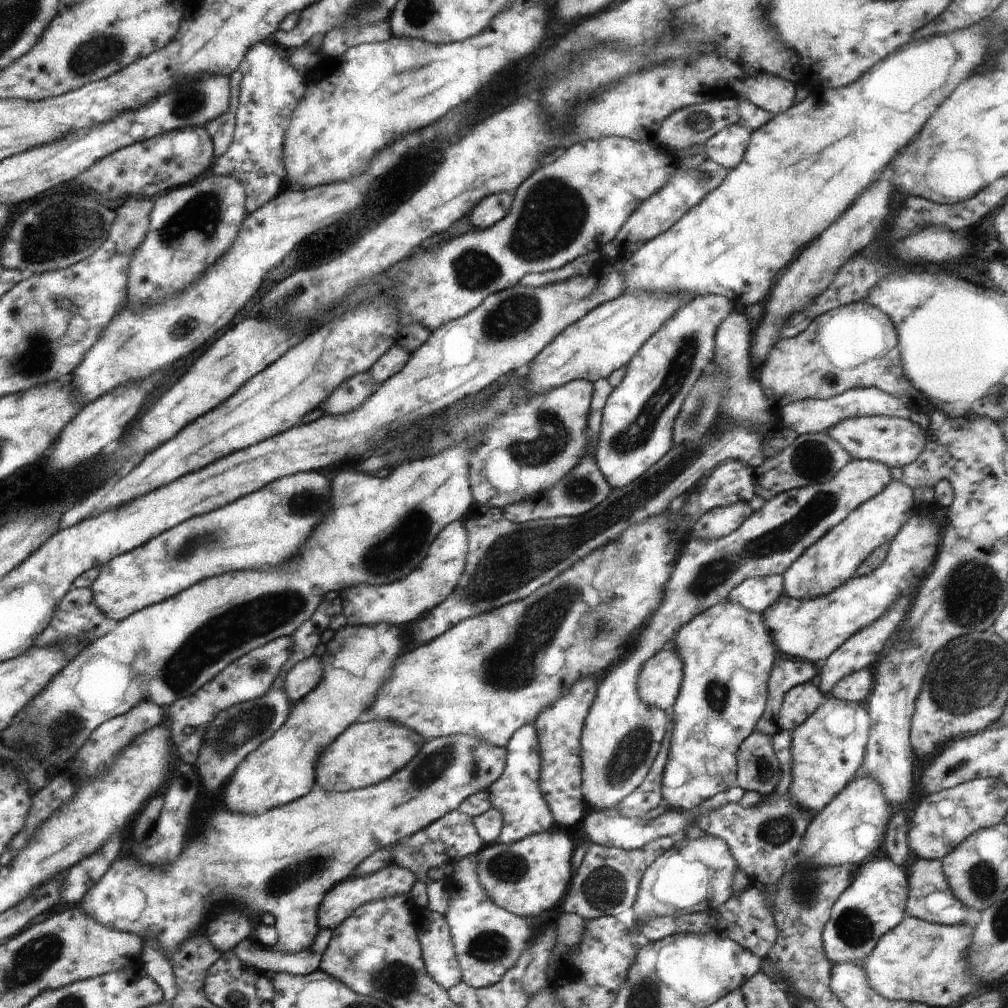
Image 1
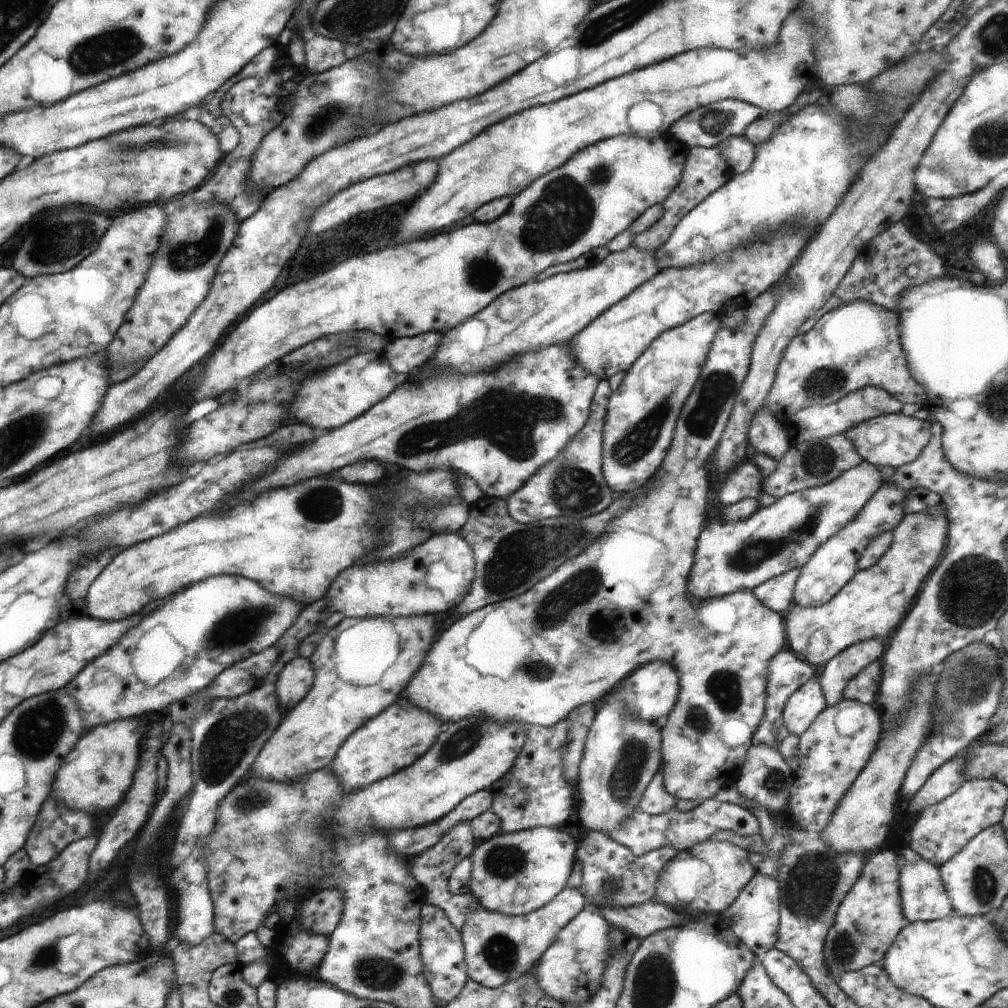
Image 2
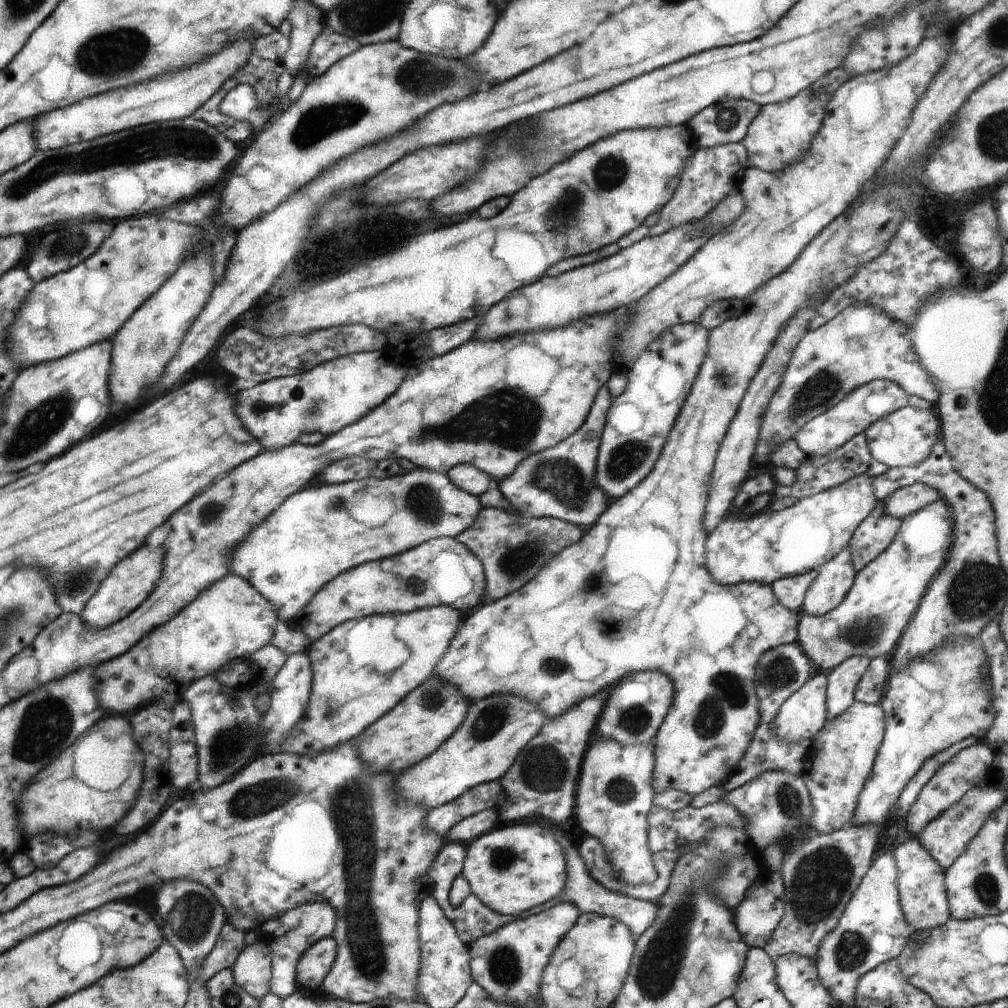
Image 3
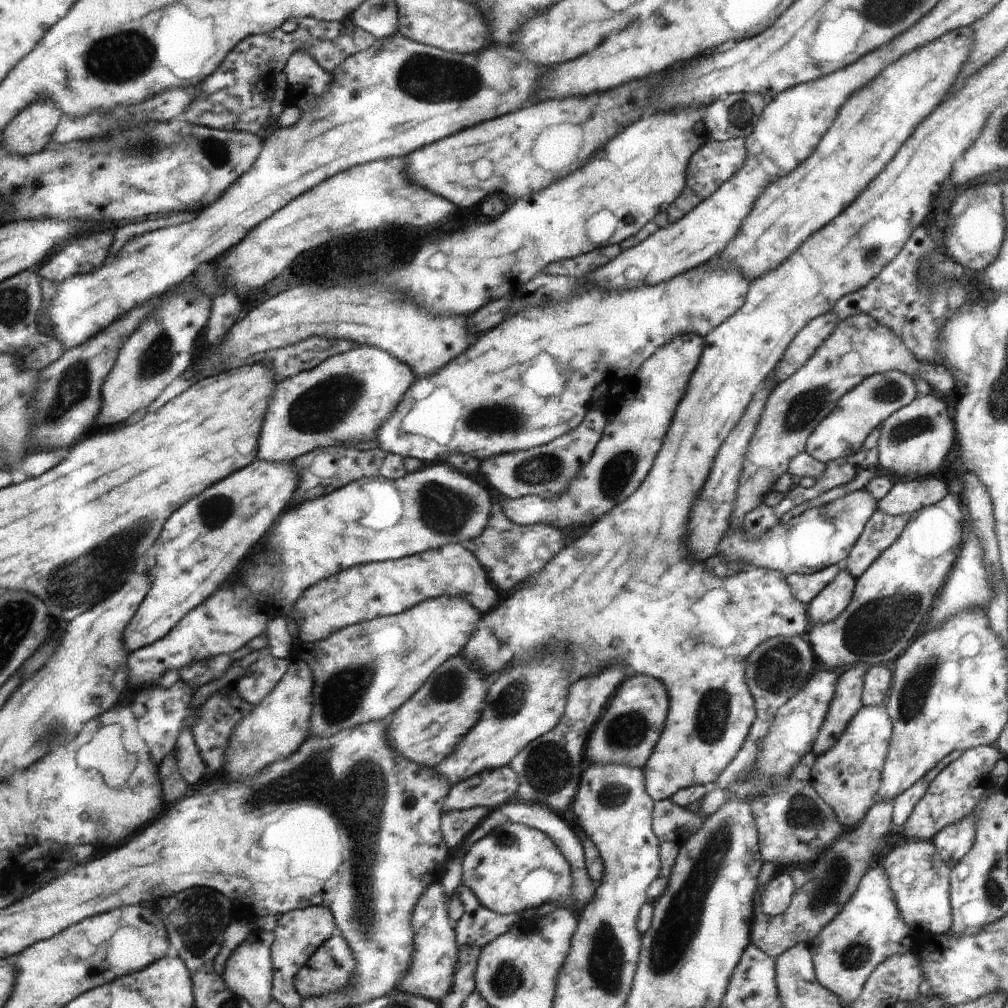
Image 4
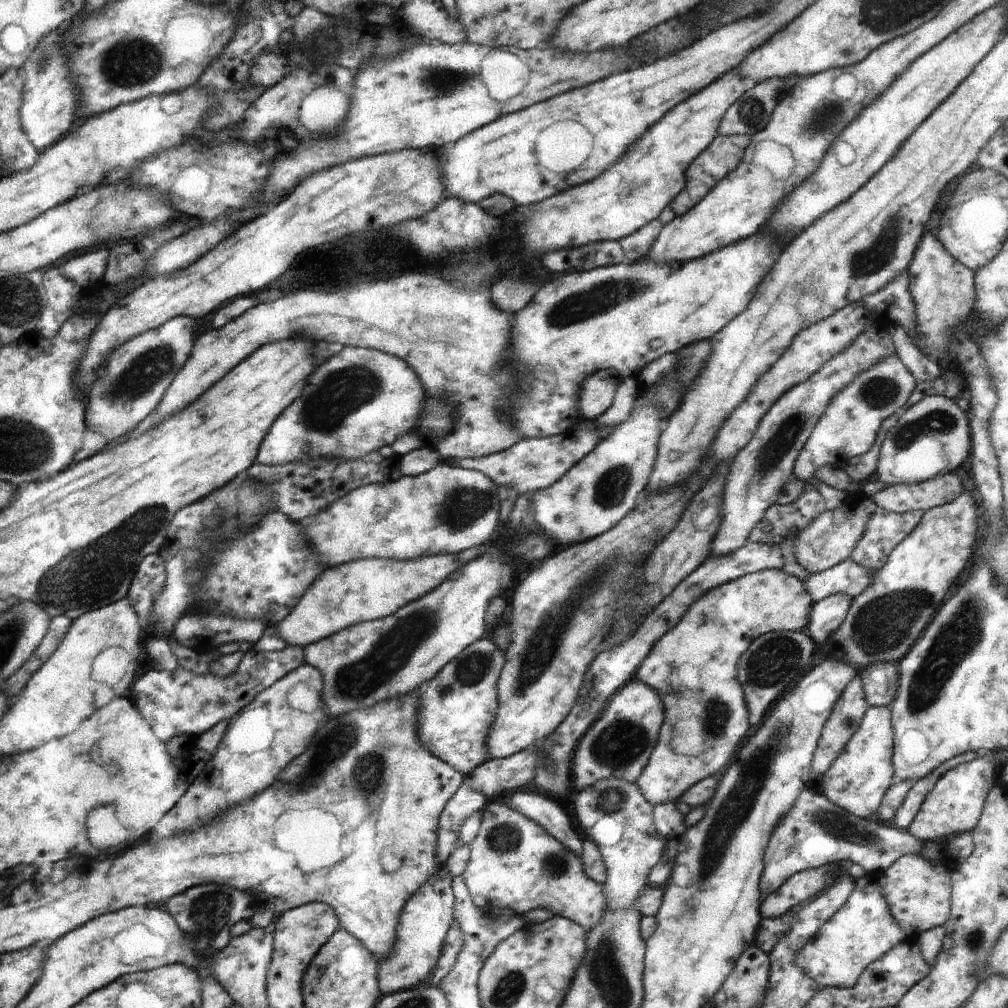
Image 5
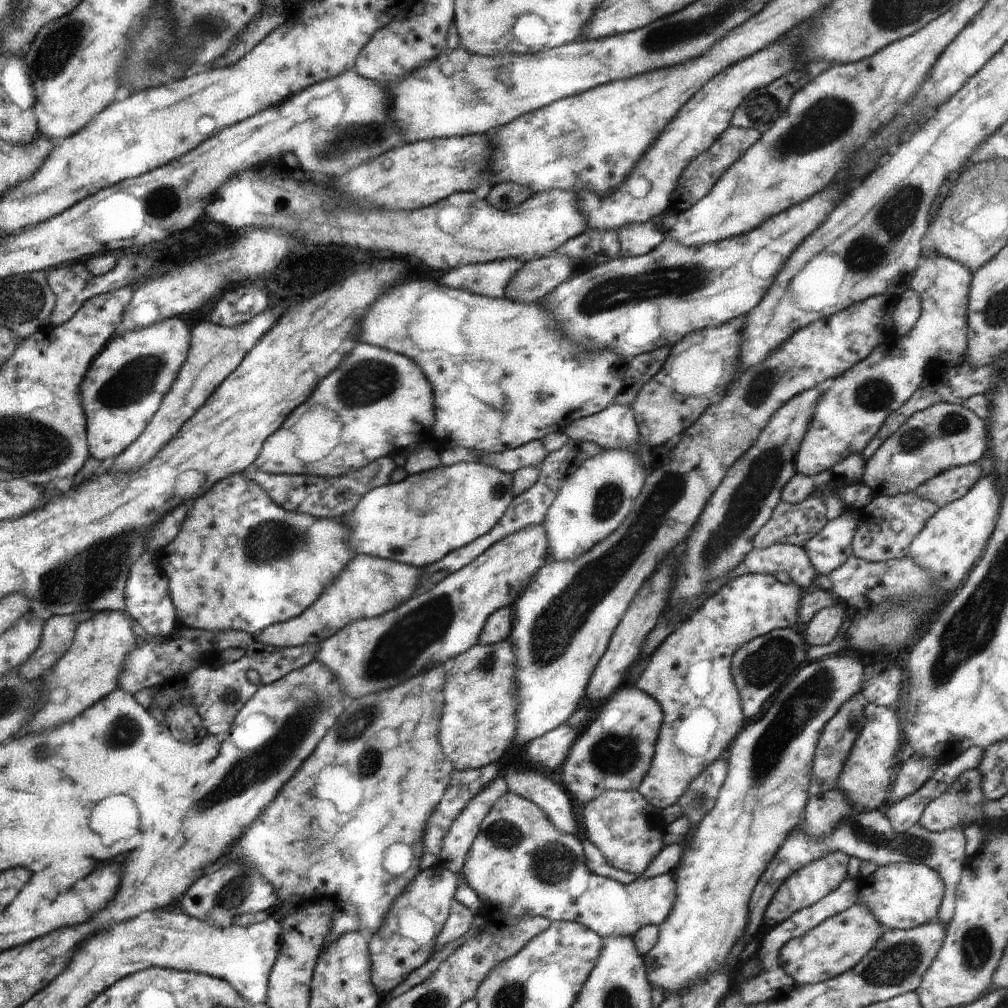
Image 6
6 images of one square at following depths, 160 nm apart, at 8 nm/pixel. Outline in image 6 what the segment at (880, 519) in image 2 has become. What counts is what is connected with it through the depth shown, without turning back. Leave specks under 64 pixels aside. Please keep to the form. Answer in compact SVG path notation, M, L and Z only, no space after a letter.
M843 603L841 605L826 607L816 613L816 616L806 626L804 639L808 646L828 644L840 635L840 627L848 613L848 608Z

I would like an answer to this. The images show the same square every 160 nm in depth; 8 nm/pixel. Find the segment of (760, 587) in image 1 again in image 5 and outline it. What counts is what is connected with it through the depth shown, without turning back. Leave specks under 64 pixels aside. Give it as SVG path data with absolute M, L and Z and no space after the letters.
M852 559L839 562L836 566L819 573L809 573L802 580L808 596L814 602L842 593L856 598L875 581L875 572L869 571Z

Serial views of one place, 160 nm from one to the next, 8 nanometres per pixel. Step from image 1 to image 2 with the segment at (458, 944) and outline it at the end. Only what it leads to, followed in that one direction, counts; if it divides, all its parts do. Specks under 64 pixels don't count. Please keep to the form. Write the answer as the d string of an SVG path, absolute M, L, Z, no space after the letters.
M564 887L548 904L525 915L505 915L482 906L471 911L460 931L469 978L495 989L532 971L564 925L587 908L586 902L580 888Z

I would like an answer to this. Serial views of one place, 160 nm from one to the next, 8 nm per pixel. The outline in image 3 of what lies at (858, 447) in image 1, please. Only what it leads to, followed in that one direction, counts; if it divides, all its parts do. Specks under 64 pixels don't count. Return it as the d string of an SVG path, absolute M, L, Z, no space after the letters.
M906 405L880 420L876 420L865 430L864 434L866 435L873 461L883 462L889 467L915 467L930 456L932 447L941 438L941 430L941 420L939 416L936 416L934 408L922 410Z

